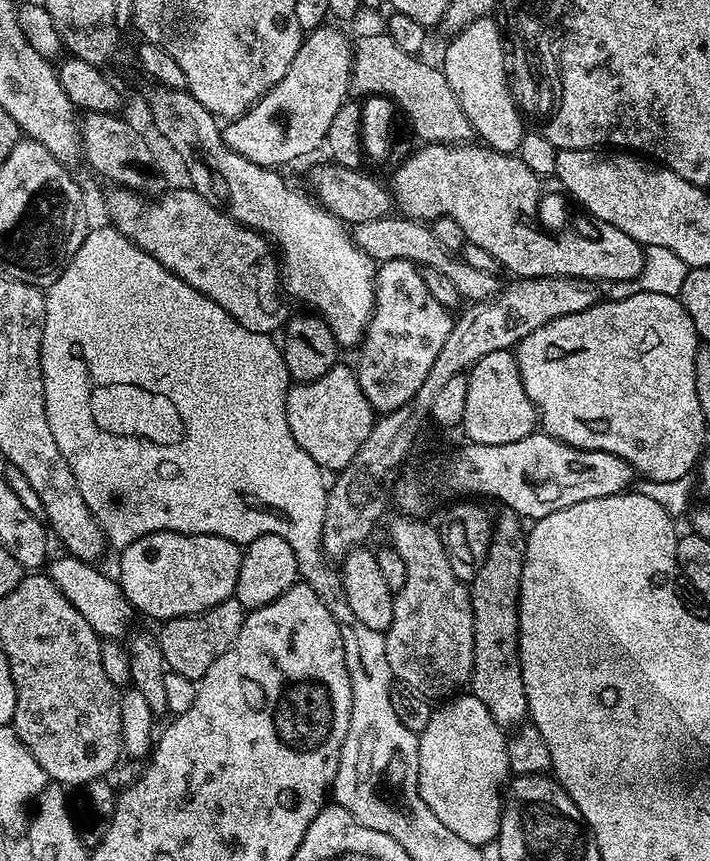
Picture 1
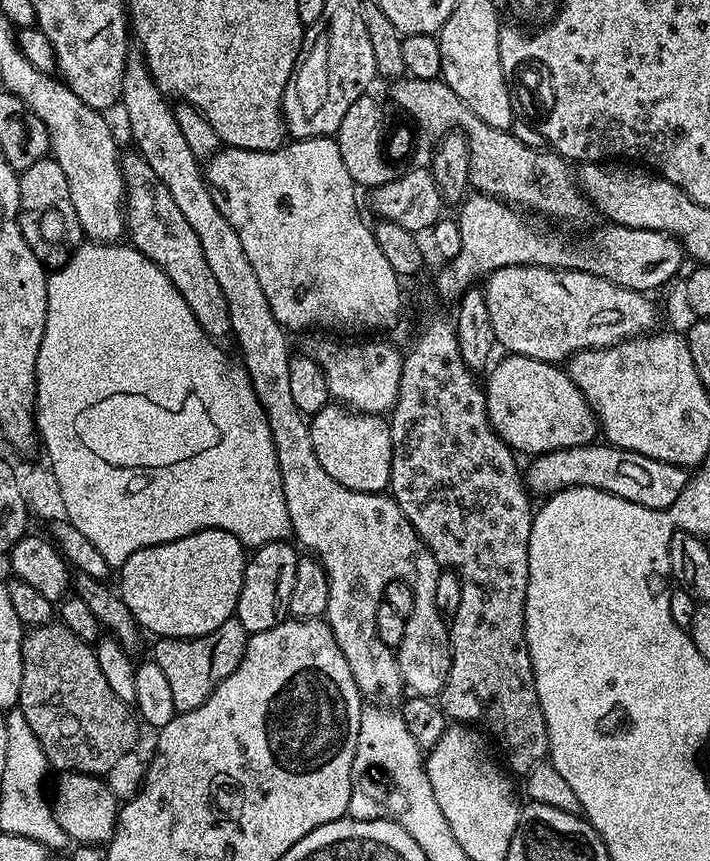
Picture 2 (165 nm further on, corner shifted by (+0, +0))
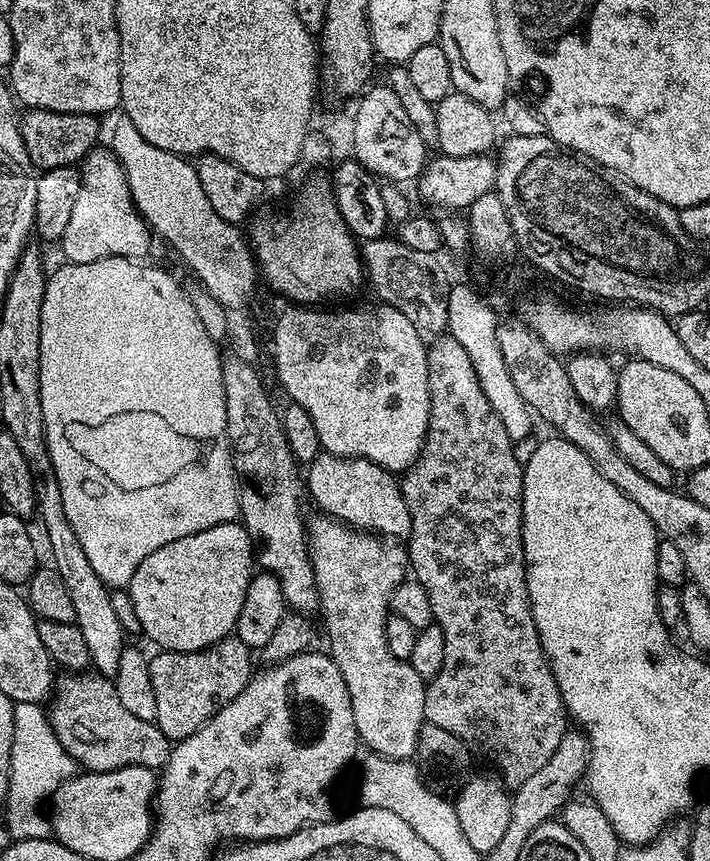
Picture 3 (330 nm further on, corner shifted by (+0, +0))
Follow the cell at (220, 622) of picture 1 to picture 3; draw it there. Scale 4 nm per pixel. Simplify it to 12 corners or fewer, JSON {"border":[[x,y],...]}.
{"border":[[235,634],[149,659],[155,724],[190,738],[252,681]]}

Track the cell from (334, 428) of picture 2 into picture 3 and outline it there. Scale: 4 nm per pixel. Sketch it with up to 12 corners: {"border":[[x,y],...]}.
{"border":[[321,451],[306,468],[319,511],[385,538],[411,532],[400,480]]}

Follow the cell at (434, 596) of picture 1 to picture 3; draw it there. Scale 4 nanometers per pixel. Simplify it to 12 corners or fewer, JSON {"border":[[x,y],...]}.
{"border":[[316,514],[308,553],[369,753],[415,757],[426,681],[386,646],[403,543]]}

